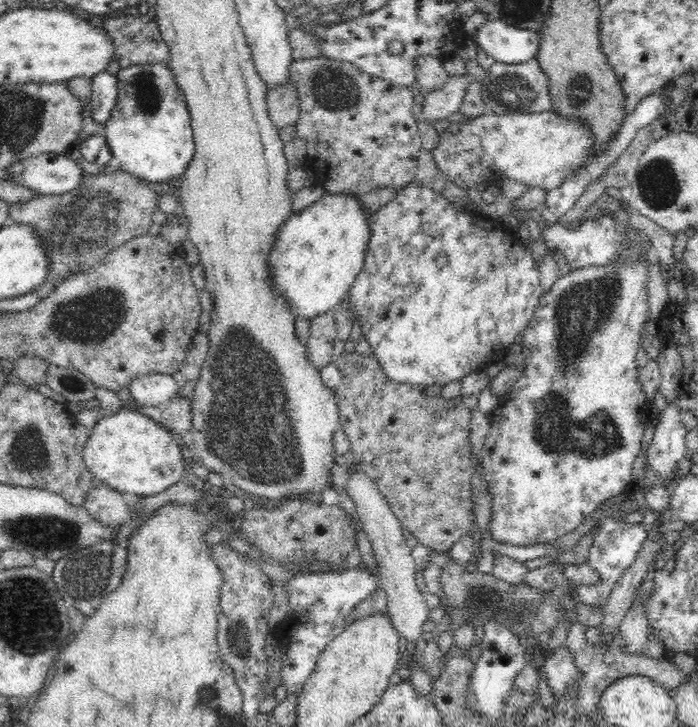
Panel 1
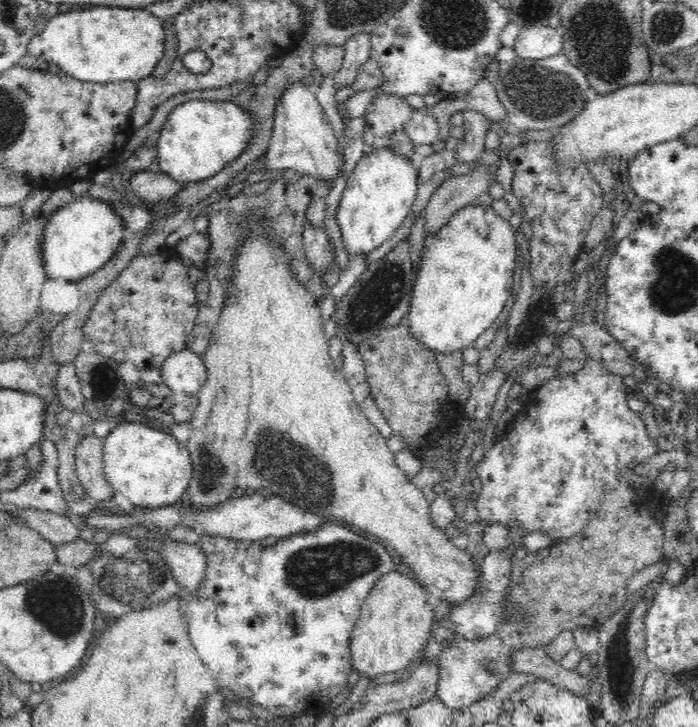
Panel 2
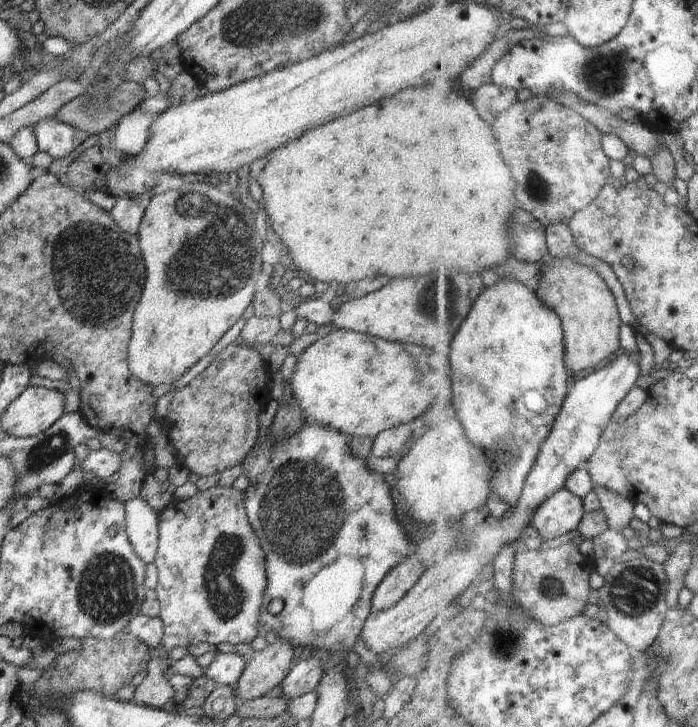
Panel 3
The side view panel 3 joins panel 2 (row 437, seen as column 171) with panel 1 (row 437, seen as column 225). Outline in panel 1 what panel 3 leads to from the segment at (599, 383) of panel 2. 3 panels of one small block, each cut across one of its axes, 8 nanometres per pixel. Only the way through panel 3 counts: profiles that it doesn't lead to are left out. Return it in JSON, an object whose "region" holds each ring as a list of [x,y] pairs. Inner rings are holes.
{"region":[[[648,256],[640,263],[628,263],[628,261],[617,261],[609,266],[588,266],[586,269],[566,269],[560,280],[552,286],[548,293],[544,293],[536,306],[536,312],[530,319],[528,326],[523,330],[522,352],[525,359],[525,370],[514,388],[502,397],[500,415],[491,418],[491,427],[478,454],[483,475],[487,481],[487,488],[493,496],[493,513],[489,524],[489,531],[493,540],[502,544],[514,546],[530,546],[540,543],[550,543],[567,532],[576,530],[590,514],[594,514],[600,505],[618,494],[624,493],[631,485],[630,476],[634,472],[634,460],[642,449],[642,434],[644,434],[644,420],[642,410],[648,402],[646,393],[642,391],[642,385],[638,378],[640,368],[636,363],[636,353],[640,350],[640,332],[645,328],[650,319],[648,311],[651,309],[650,295],[648,293],[647,271],[651,262]]]}

